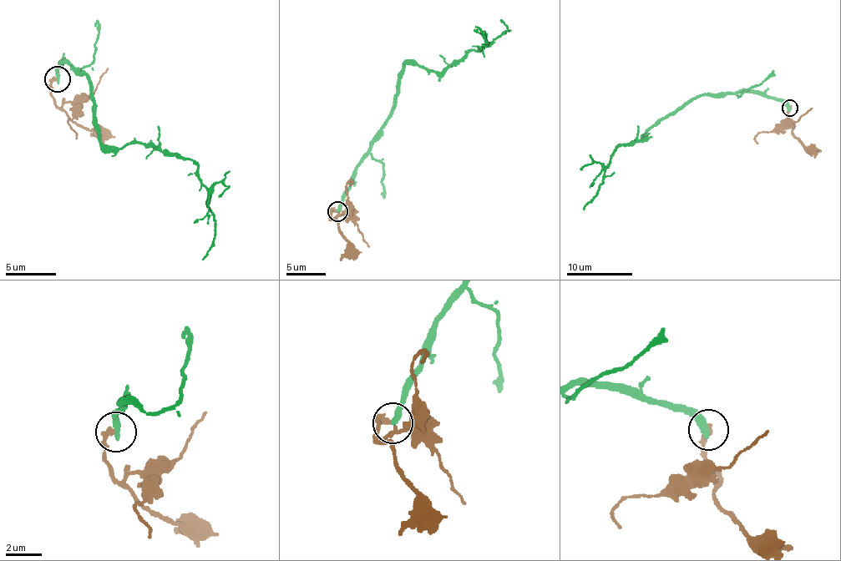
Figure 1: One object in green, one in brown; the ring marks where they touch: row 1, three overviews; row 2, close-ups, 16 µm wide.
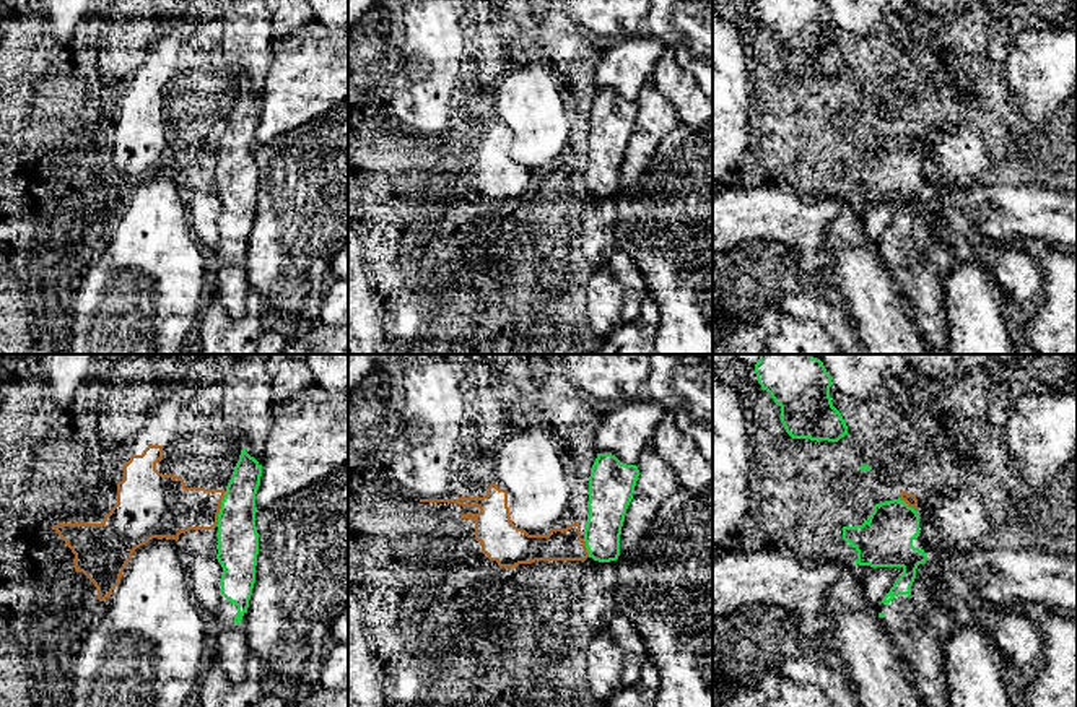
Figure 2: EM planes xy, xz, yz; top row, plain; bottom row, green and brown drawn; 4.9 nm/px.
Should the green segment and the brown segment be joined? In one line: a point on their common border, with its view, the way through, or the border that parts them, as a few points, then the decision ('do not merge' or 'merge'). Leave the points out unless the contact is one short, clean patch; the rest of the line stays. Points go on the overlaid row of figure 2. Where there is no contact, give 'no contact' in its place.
meets green in xy at (220, 509); border along xy (226, 491), (215, 525); do not merge

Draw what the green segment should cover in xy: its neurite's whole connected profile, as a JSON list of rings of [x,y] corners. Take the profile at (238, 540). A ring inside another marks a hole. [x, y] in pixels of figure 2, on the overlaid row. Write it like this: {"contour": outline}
{"contour": [[[242,447],[221,501],[213,538],[223,574],[216,587],[218,609],[210,616],[210,624],[218,632],[218,663],[231,683],[242,683],[247,676],[246,613],[259,554],[255,494],[260,476],[262,465]]]}

